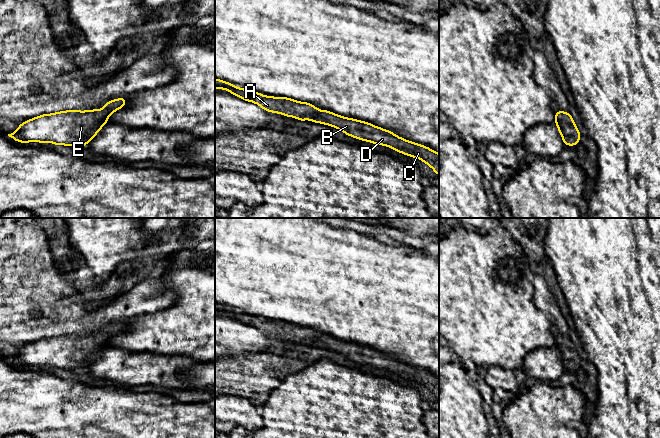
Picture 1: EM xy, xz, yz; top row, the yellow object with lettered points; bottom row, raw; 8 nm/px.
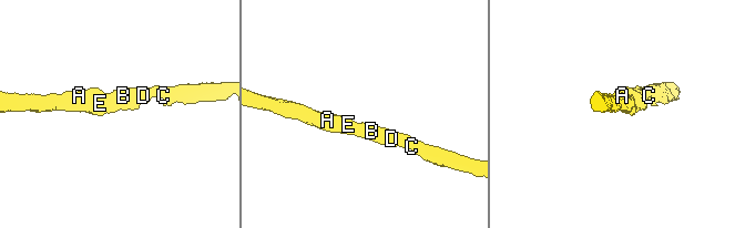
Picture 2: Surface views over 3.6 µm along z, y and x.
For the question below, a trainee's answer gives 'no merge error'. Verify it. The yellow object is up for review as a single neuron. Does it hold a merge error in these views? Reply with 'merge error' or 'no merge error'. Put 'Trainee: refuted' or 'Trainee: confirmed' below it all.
no merge error
Trainee: confirmed

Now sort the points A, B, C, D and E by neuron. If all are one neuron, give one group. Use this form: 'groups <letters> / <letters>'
groups A B C D E

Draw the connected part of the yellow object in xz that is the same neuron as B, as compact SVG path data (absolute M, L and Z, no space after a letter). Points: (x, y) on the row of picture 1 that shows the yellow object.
M215 79L215 89L225 89L232 95L258 104L268 112L294 117L299 121L307 121L309 118L310 122L332 126L356 139L390 147L404 155L422 160L439 176L438 153L424 145L398 137L393 132L374 126L371 123L346 118L327 110L321 111L308 102L299 102L286 97L263 96L261 93L235 87L233 84L220 79Z

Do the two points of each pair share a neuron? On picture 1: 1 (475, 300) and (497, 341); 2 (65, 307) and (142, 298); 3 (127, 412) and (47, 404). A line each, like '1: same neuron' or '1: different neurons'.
1: same neuron
2: same neuron
3: same neuron

